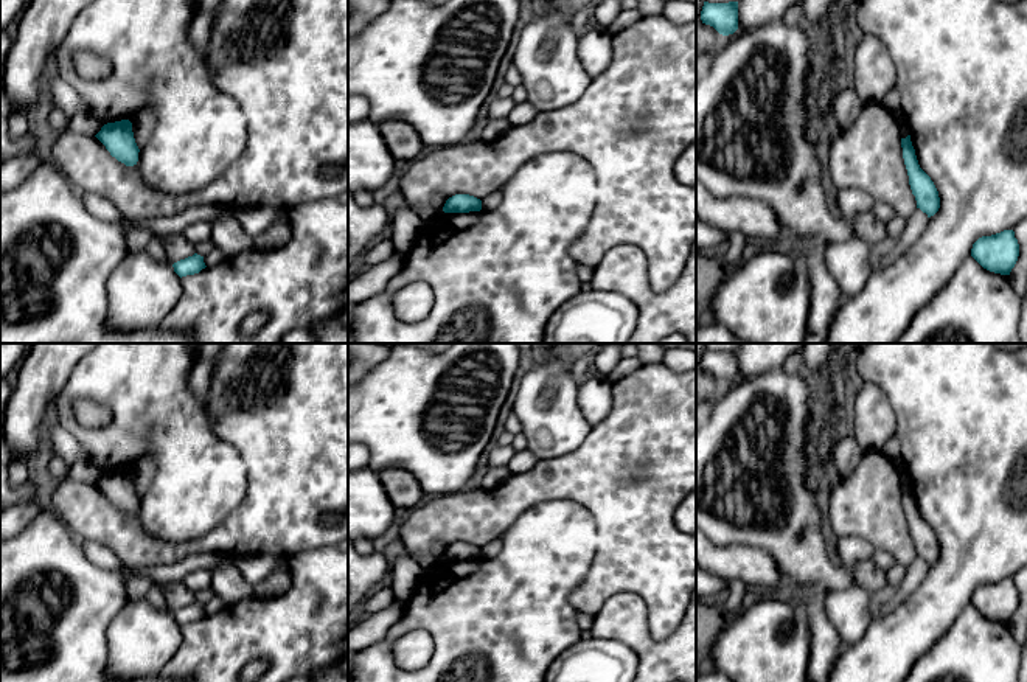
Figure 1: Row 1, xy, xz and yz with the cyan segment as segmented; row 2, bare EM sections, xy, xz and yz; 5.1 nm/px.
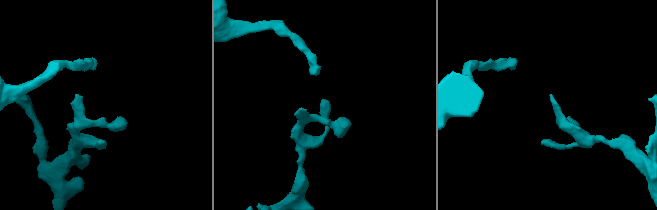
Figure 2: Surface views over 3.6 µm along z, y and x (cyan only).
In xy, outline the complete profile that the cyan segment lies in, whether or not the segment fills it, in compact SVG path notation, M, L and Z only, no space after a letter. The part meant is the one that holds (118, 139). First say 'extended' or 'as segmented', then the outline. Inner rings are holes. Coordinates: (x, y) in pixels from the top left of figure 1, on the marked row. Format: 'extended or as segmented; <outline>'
as segmented; M129 120L107 123L95 137L118 162L126 166L137 165L140 149L135 143L132 123Z

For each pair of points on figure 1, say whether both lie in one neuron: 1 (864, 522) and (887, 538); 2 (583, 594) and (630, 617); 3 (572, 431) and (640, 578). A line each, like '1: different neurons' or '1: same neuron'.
1: same neuron
2: different neurons
3: different neurons

